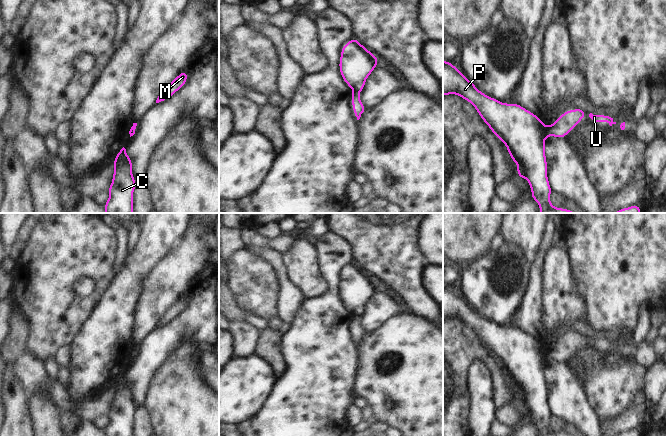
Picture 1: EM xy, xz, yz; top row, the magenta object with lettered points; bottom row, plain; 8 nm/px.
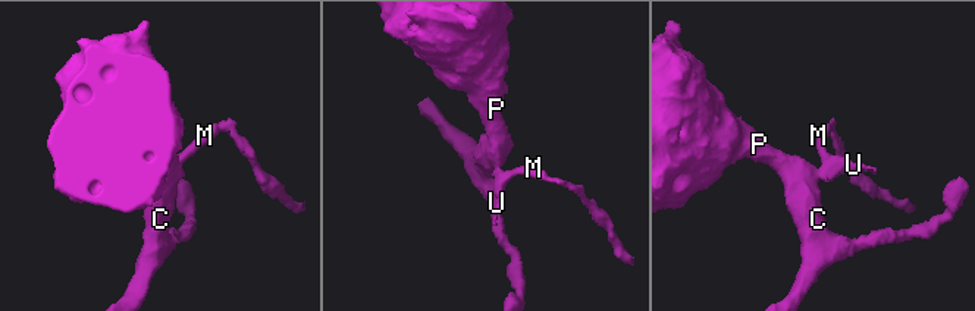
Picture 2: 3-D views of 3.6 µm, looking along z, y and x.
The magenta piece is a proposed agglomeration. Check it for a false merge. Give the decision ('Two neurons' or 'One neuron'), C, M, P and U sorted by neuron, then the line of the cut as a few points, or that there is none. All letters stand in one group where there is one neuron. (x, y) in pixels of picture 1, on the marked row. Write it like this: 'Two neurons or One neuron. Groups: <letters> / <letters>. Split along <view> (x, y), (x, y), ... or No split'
Two neurons. Groups: C P / M U. Split along yz (545, 127), (547, 135).

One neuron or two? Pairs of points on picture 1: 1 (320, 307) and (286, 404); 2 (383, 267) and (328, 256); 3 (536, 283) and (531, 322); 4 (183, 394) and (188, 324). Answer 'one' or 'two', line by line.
1: one
2: two
3: one
4: two

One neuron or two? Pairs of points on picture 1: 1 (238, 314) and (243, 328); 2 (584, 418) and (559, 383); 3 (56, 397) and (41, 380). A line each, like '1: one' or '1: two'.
1: two
2: one
3: one

